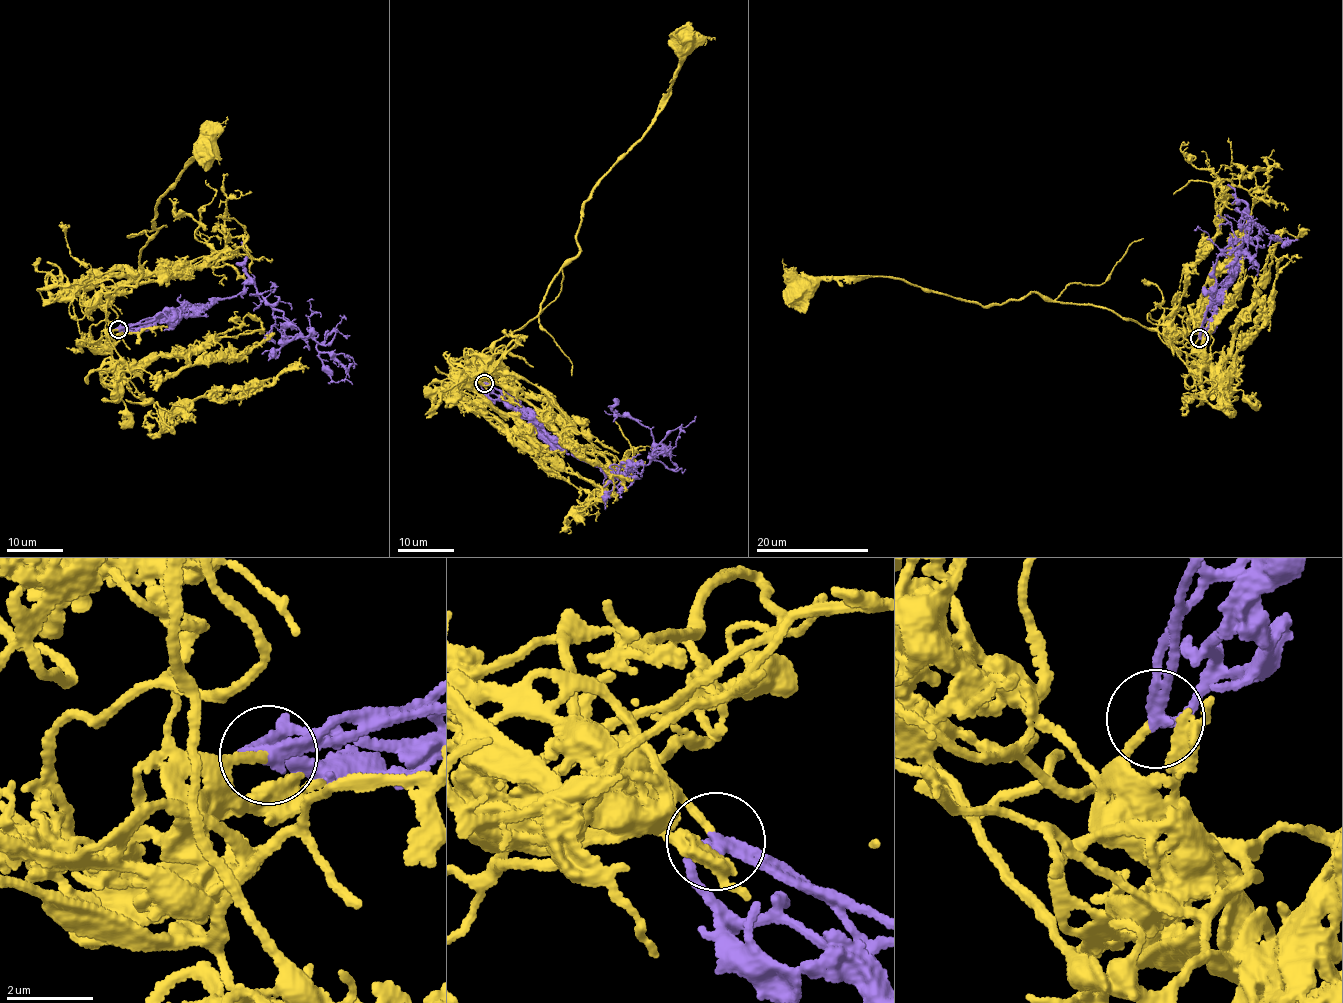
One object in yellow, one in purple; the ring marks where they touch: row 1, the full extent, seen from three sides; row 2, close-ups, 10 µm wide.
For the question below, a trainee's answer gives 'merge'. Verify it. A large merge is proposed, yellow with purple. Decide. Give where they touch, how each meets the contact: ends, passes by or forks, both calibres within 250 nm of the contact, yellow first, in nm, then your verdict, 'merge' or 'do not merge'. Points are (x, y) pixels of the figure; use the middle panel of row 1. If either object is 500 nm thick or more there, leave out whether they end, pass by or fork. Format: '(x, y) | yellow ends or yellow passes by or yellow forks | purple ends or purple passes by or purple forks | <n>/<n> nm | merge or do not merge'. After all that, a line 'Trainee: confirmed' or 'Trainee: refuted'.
(484, 383) | yellow ends | purple passes by | 180/240 nm | merge
Trainee: confirmed

